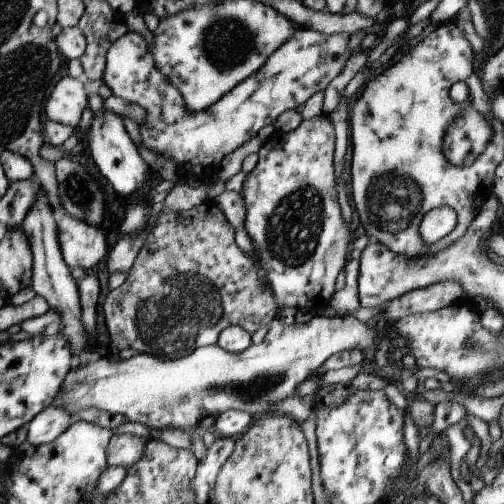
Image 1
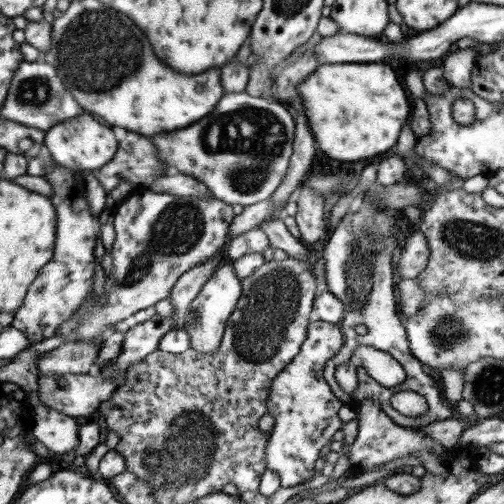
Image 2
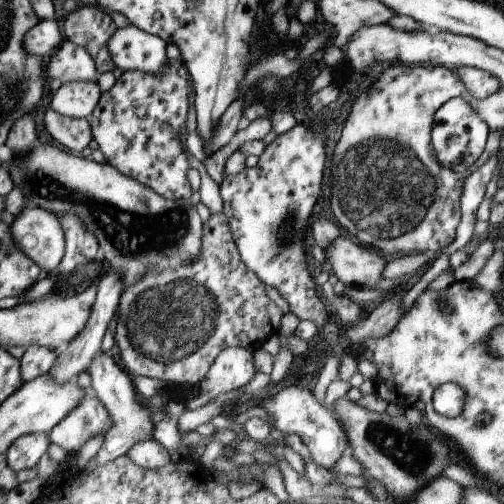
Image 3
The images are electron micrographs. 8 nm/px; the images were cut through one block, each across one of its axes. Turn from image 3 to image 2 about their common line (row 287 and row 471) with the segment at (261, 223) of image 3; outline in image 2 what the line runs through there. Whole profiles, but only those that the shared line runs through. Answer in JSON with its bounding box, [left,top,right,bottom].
[263,320,345,488]

